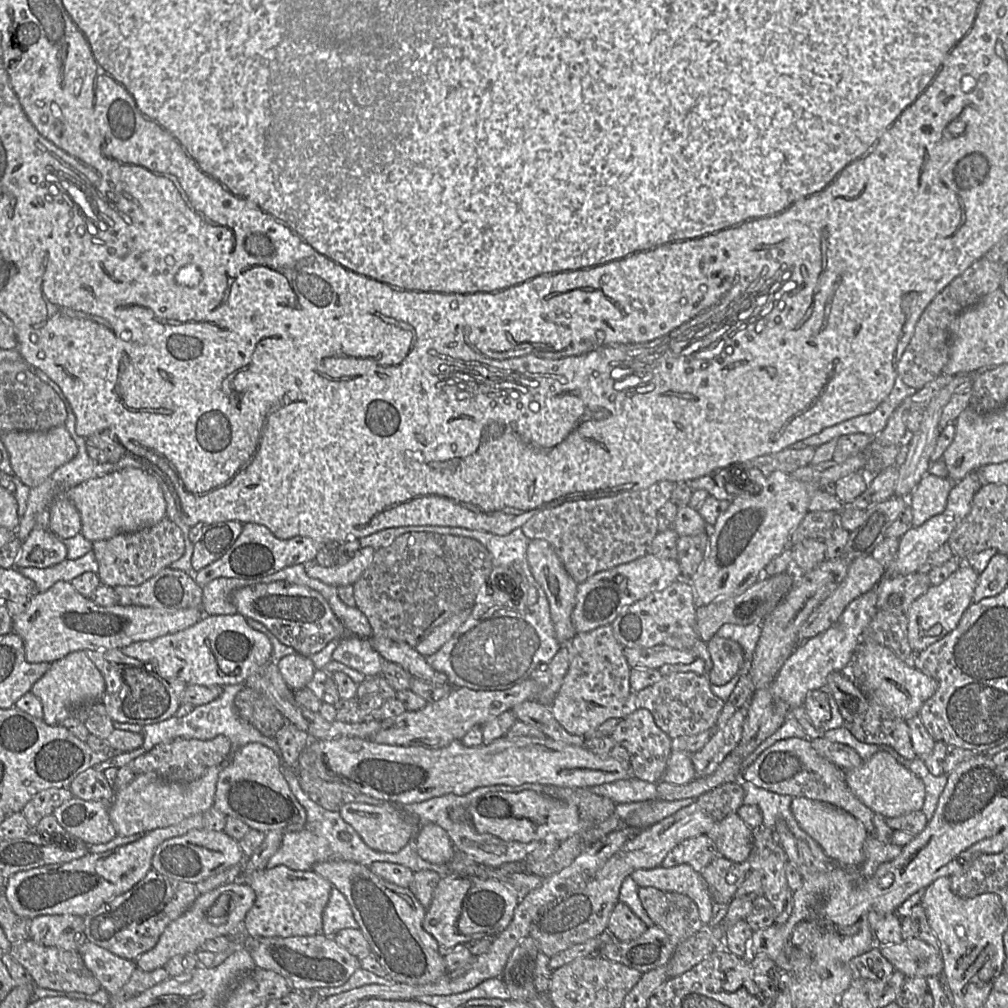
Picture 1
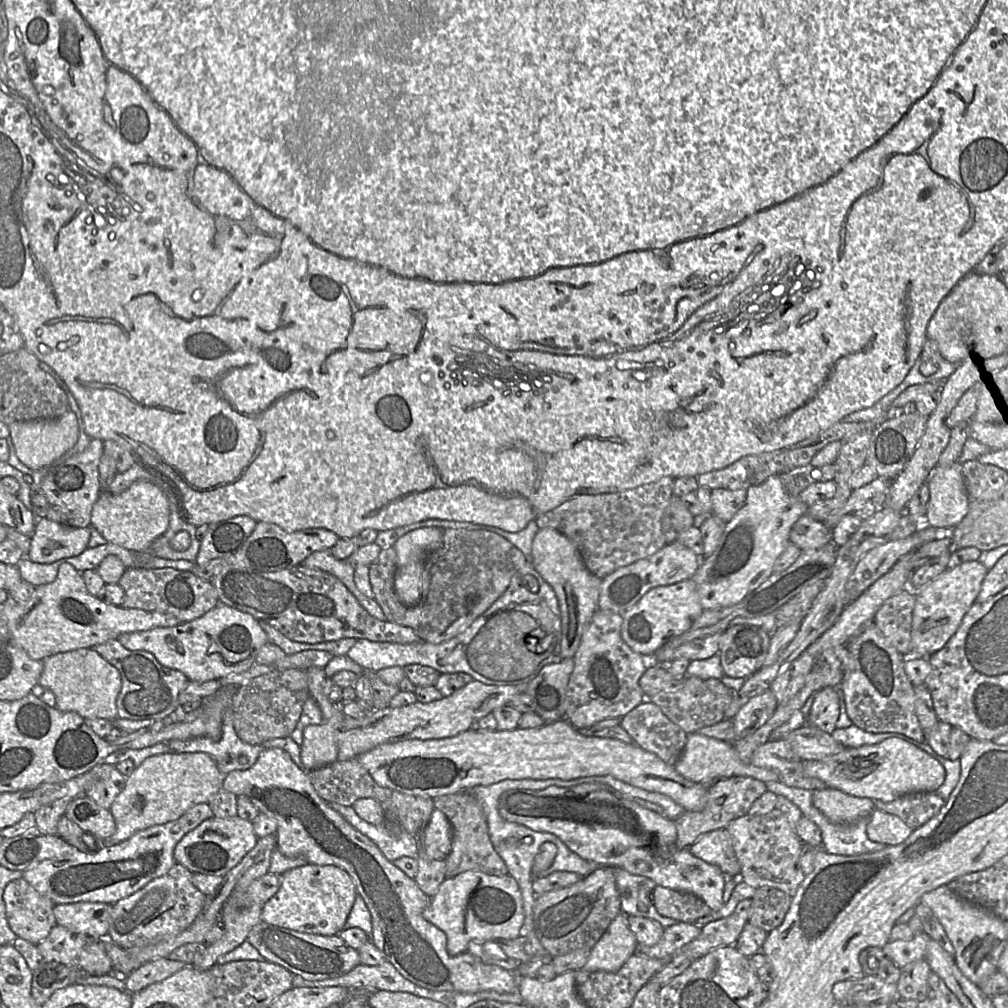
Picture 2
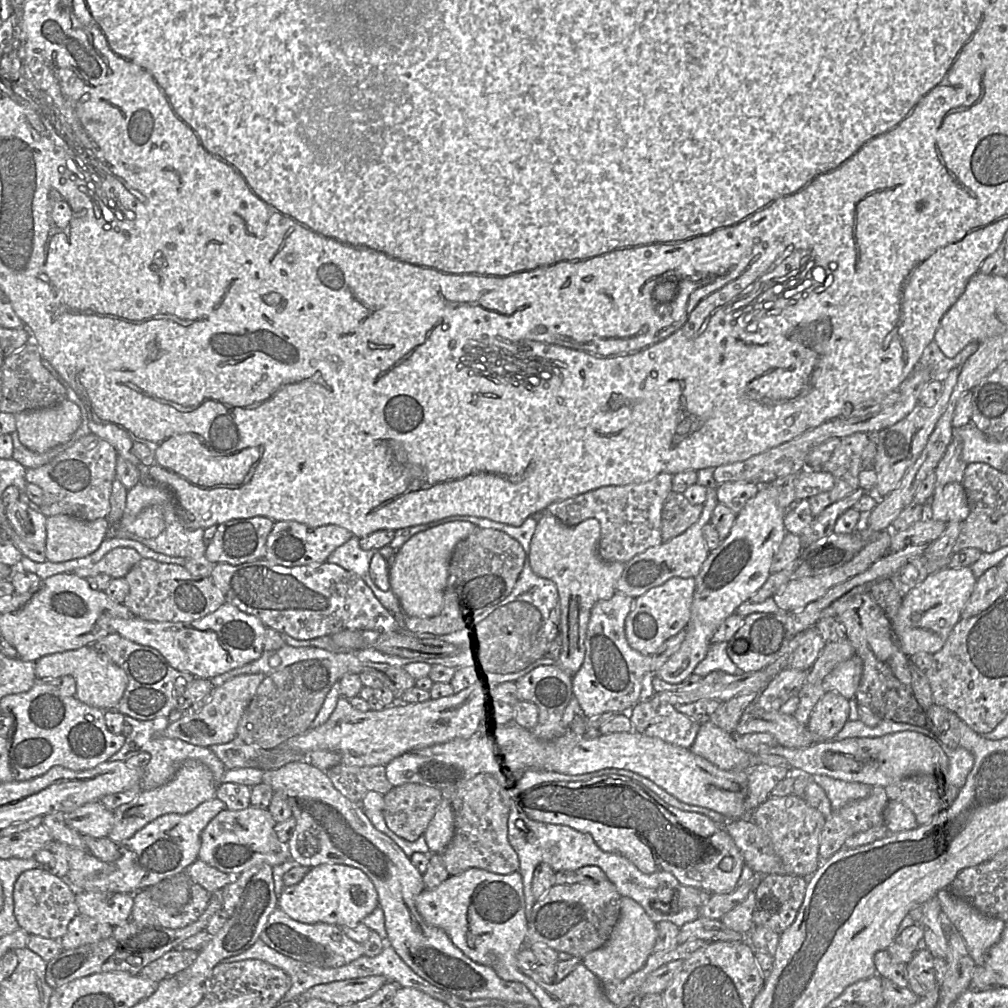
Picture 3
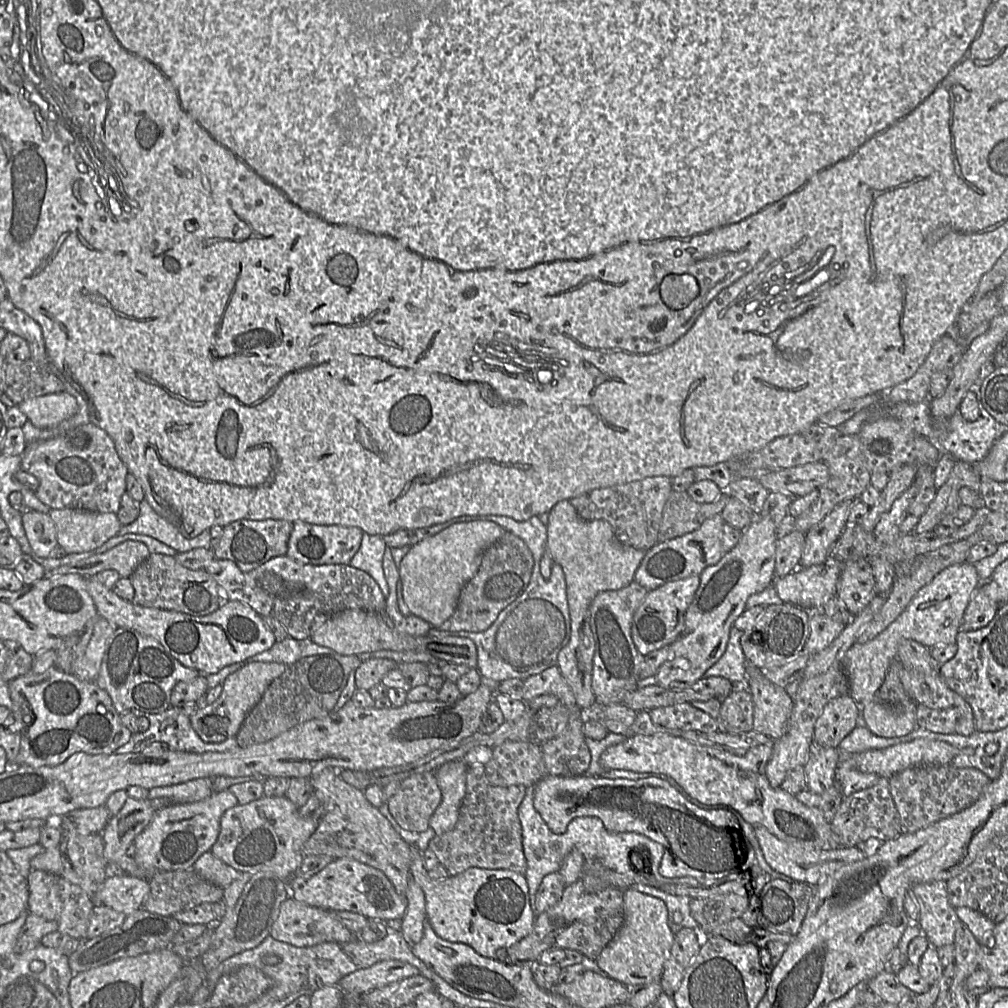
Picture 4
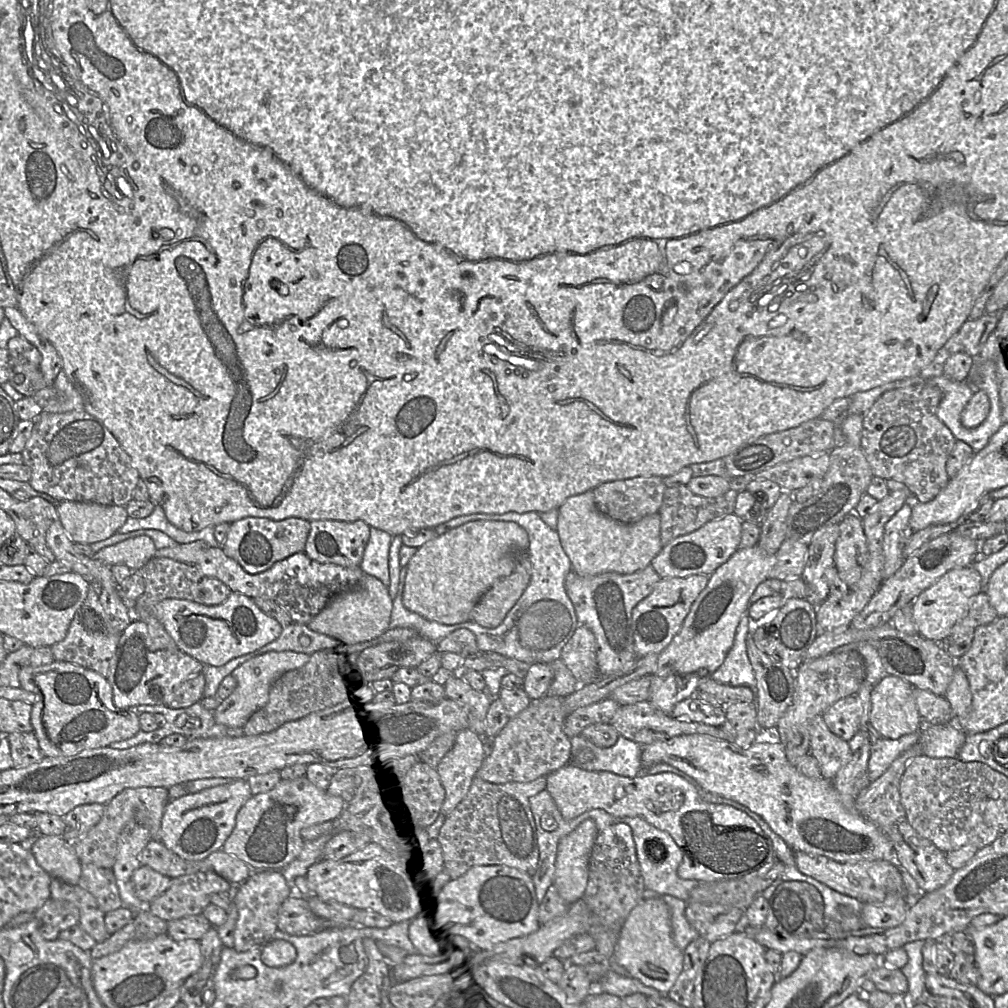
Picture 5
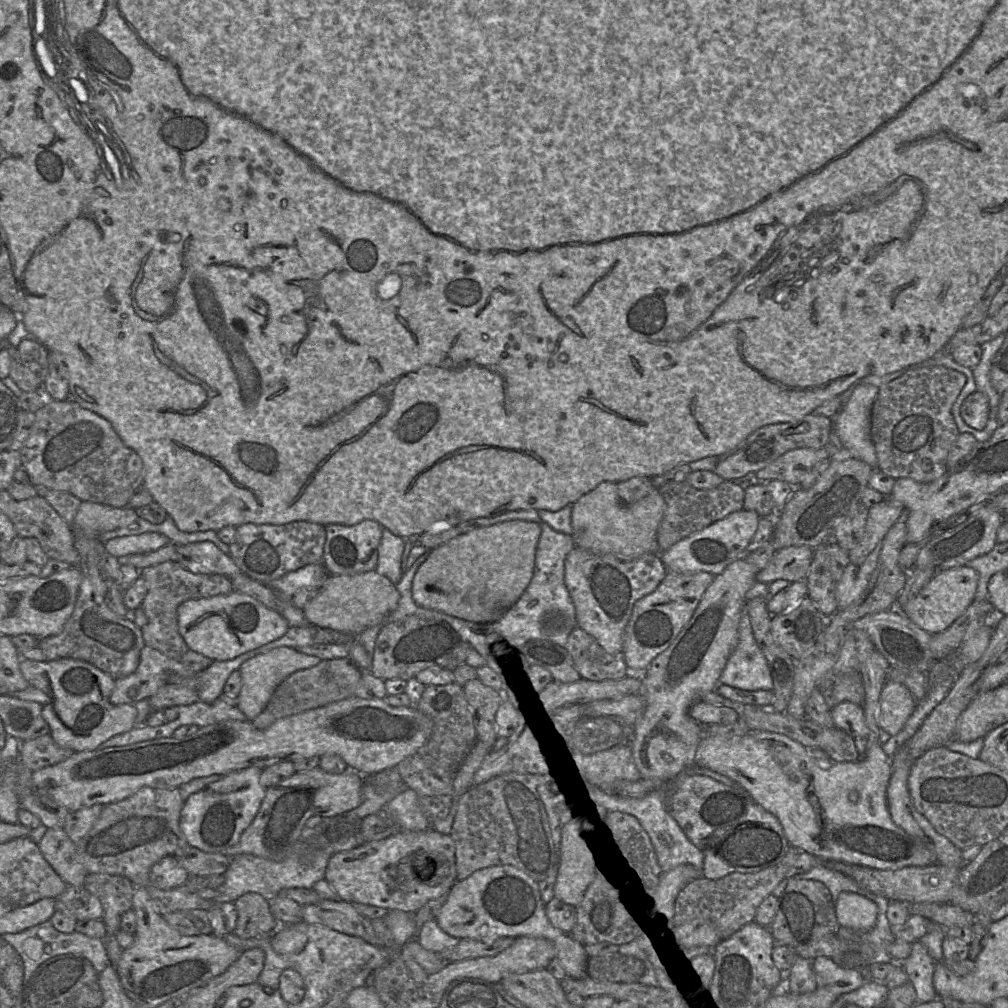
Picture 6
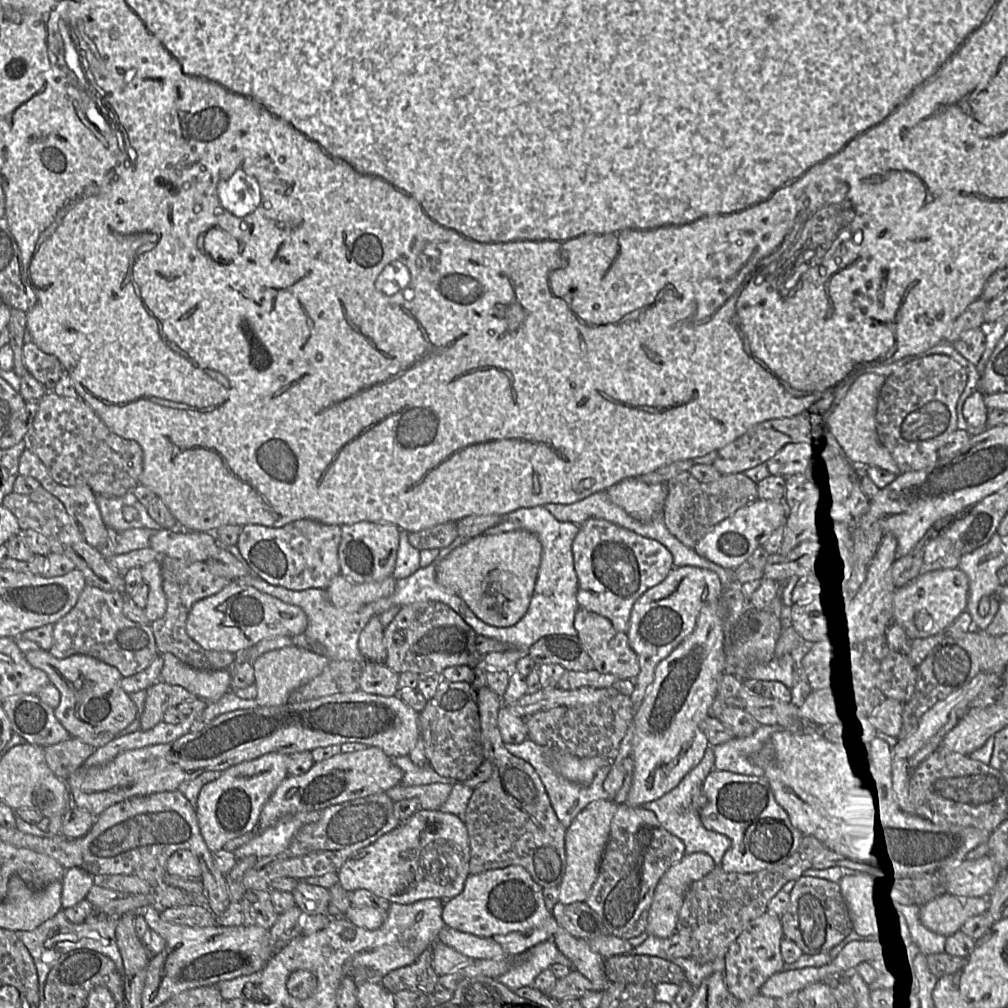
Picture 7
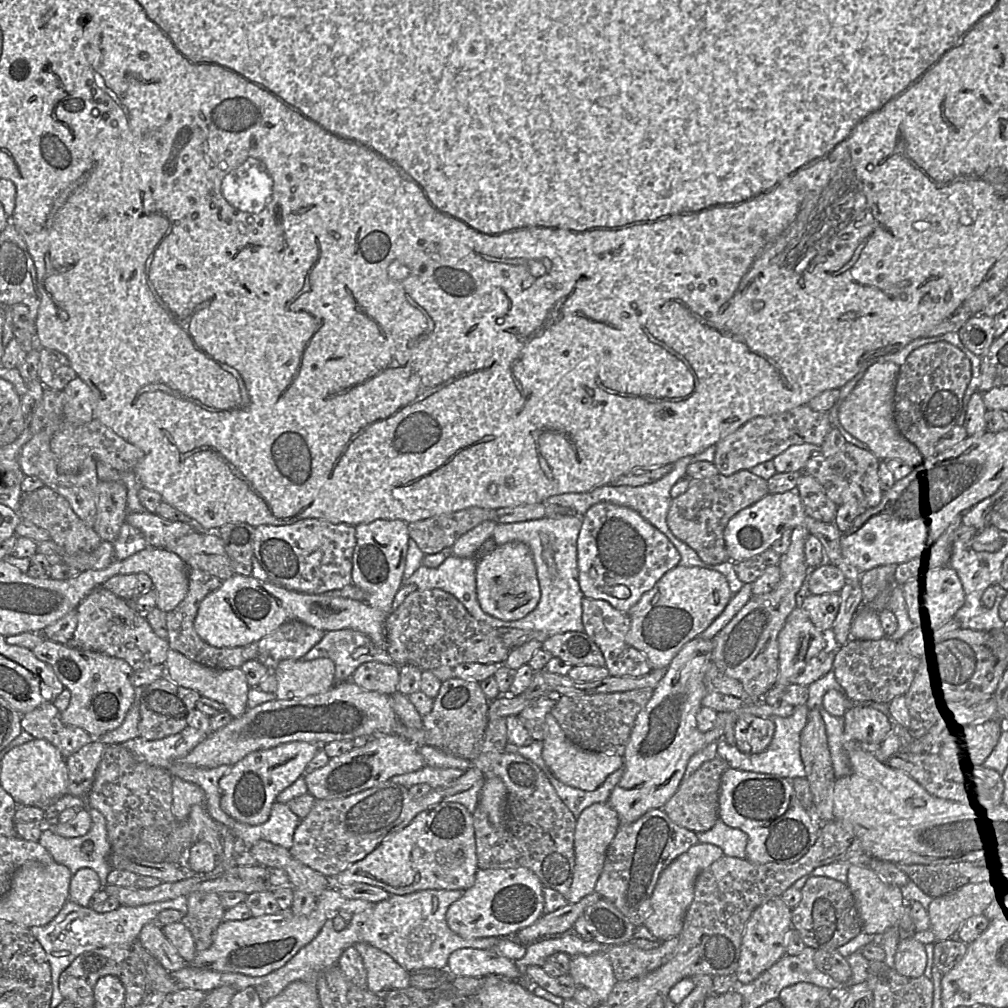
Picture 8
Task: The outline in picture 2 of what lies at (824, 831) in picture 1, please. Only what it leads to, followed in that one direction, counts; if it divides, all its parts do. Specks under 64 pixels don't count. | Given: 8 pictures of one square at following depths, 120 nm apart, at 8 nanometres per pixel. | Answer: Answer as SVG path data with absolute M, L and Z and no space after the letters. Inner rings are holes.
M831 787L813 791L812 802L833 823L852 823L867 818L875 808L872 799L852 796Z

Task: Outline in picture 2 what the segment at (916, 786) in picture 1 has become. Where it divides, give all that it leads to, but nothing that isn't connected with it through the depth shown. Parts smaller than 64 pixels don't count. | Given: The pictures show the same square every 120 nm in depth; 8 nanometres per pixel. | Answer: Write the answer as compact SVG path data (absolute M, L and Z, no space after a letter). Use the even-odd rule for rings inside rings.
M890 737L876 744L855 748L844 747L841 752L818 760L802 760L802 769L804 775L821 780L827 787L872 800L888 802L908 793L935 792L945 779L945 768L937 759L920 749L916 744L918 742L908 737L905 737L905 740Z

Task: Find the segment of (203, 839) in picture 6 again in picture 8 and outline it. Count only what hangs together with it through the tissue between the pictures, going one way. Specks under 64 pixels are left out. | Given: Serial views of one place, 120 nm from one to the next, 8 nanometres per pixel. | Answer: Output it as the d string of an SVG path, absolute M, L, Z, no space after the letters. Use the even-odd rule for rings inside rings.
M294 741L249 753L220 779L221 809L240 823L254 826L266 822L277 796L300 776L306 775L308 763L322 748L318 744Z

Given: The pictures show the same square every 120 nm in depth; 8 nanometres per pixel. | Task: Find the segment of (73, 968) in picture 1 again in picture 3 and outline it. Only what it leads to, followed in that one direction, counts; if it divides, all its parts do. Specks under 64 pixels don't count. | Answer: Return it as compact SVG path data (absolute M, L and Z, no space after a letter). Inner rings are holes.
M83 914L69 923L67 932L60 938L63 950L98 942L111 936L114 926Z

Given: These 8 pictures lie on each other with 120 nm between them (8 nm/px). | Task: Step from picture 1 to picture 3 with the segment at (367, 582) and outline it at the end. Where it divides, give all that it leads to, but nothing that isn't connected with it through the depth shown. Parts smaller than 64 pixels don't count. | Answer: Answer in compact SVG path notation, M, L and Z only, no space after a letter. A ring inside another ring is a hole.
M476 529L453 550L441 612L427 618L406 616L400 631L419 634L421 638L438 638L469 628L511 594L526 560L527 554L516 539L496 529Z

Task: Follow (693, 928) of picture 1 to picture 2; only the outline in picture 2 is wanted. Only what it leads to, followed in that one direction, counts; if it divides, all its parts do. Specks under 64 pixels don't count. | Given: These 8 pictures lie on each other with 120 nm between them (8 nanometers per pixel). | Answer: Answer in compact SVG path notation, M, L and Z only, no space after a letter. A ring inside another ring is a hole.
M663 886L654 888L652 902L660 915L682 923L693 924L712 914L710 907L698 896Z

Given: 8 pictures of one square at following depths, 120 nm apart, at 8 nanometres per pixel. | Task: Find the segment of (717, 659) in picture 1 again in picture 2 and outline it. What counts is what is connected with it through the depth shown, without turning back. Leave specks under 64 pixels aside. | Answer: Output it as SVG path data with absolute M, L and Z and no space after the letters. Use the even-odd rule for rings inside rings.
M729 625L718 647L724 675L747 678L753 674L764 663L772 635L755 625Z

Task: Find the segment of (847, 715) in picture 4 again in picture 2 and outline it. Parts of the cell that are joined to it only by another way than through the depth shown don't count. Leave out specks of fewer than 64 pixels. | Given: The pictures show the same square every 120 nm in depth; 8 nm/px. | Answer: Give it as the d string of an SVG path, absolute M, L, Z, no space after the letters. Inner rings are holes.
M825 687L813 694L806 724L831 734L840 714L839 697L839 690L833 687Z

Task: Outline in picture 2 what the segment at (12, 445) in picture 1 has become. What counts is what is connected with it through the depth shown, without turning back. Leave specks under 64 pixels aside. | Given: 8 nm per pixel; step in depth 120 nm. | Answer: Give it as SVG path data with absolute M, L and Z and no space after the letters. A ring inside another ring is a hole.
M70 409L62 416L46 420L18 421L9 425L10 439L19 460L31 470L50 466L58 457L71 449L78 441L78 420Z

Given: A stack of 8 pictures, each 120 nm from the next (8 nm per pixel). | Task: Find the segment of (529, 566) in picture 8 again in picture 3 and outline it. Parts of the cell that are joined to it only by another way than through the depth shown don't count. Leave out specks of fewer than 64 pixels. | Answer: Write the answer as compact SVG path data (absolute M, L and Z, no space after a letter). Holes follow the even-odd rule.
M453 521L441 524L439 526L434 526L432 528L429 528L425 531L419 532L415 535L413 535L408 541L406 541L395 553L395 556L393 558L390 558L390 569L389 569L389 580L390 580L390 586L391 590L393 591L394 595L397 597L400 606L407 616L415 616L415 617L421 617L421 618L427 618L438 615L442 608L444 603L444 588L447 582L448 577L448 568L449 568L449 562L453 553L454 548L456 545L472 533L476 531L476 529L480 529L476 525L474 525L471 522L467 521Z

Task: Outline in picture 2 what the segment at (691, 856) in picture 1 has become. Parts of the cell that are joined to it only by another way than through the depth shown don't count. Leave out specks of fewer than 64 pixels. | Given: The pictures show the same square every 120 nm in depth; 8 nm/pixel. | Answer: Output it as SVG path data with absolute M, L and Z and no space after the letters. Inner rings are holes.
M726 827L701 835L688 850L694 856L718 866L727 876L740 877L740 865Z

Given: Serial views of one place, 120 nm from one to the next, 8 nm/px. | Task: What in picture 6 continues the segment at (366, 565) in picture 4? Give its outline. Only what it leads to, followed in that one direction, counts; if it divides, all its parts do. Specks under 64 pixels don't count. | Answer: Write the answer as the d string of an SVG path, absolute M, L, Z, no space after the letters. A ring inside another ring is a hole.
M384 527L378 549L378 562L375 570L389 578L393 584L399 583L404 574L402 554L405 540Z

